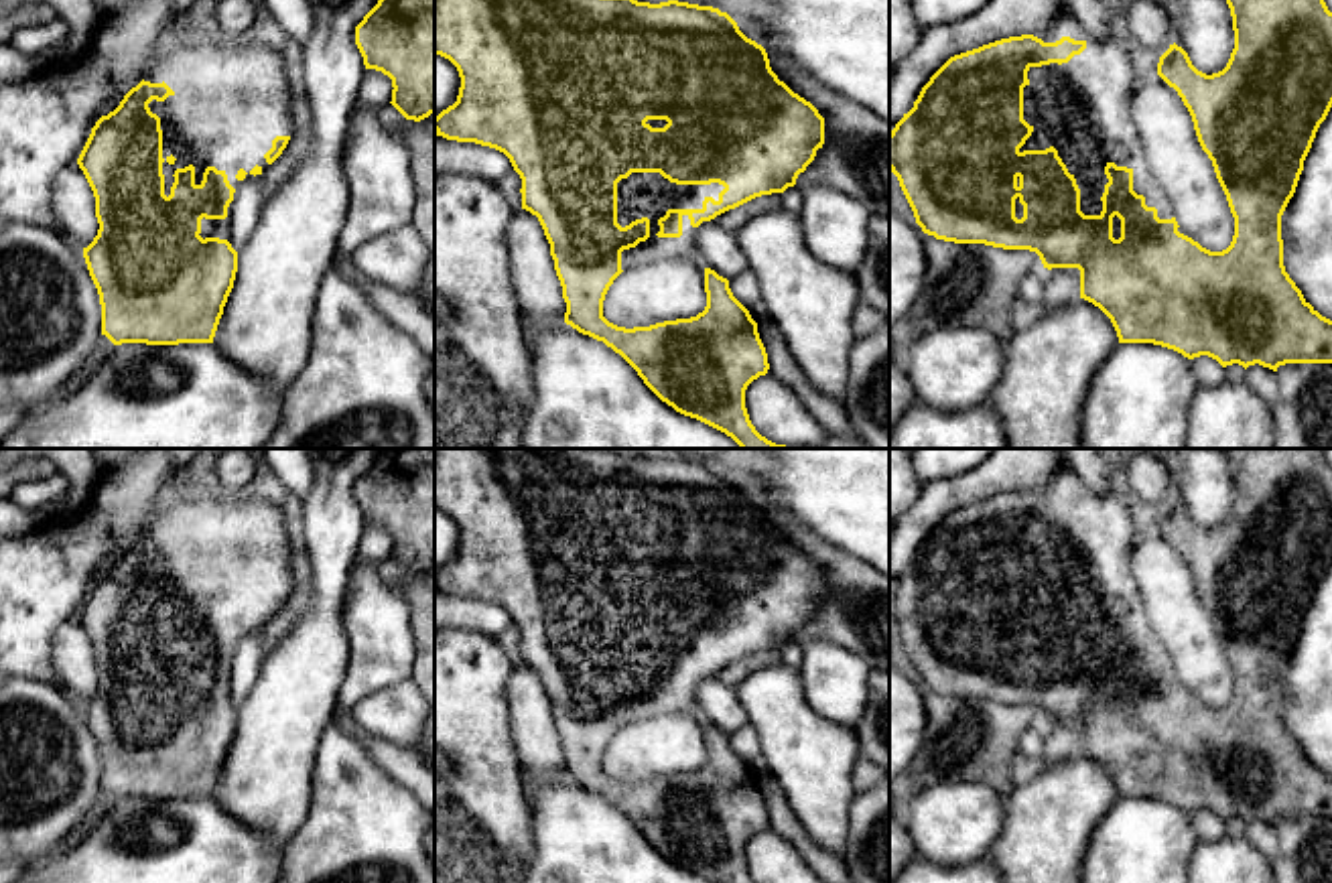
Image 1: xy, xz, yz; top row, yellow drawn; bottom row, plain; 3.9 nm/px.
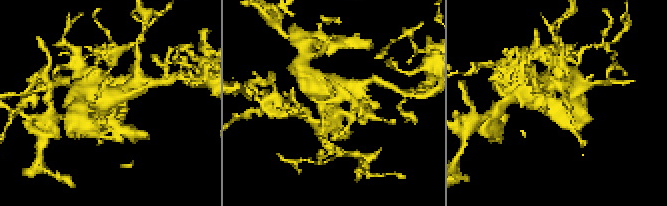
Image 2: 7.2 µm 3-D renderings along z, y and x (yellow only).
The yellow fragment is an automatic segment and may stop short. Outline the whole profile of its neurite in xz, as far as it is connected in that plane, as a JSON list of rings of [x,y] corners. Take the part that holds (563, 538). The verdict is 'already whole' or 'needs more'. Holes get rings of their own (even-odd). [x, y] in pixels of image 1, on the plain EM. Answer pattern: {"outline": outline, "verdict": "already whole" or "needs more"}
{"outline": [[[435,449],[435,510],[449,514],[461,532],[457,556],[435,572],[435,587],[447,595],[475,597],[504,607],[522,633],[522,664],[538,672],[550,698],[554,725],[567,757],[564,777],[583,790],[603,796],[619,808],[644,834],[644,838],[676,867],[696,873],[713,883],[755,883],[745,863],[747,840],[770,824],[757,777],[733,751],[729,735],[705,723],[707,761],[690,773],[664,775],[650,782],[617,782],[603,771],[603,755],[613,735],[638,721],[656,715],[682,712],[703,719],[696,686],[707,678],[755,652],[784,648],[796,639],[800,627],[814,615],[824,599],[824,572],[818,564],[794,548],[770,522],[761,499],[747,493],[737,477],[719,463],[678,455],[660,459],[638,457],[631,451],[603,449]]], "verdict": "needs more"}

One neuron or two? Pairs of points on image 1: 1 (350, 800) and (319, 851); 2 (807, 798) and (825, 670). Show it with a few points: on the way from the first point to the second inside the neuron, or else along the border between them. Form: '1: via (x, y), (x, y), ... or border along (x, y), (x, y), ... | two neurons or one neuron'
1: via (350, 812), (350, 821), (331, 839) | one neuron
2: border along (798, 670), (807, 703), (823, 717), (853, 729) | two neurons

